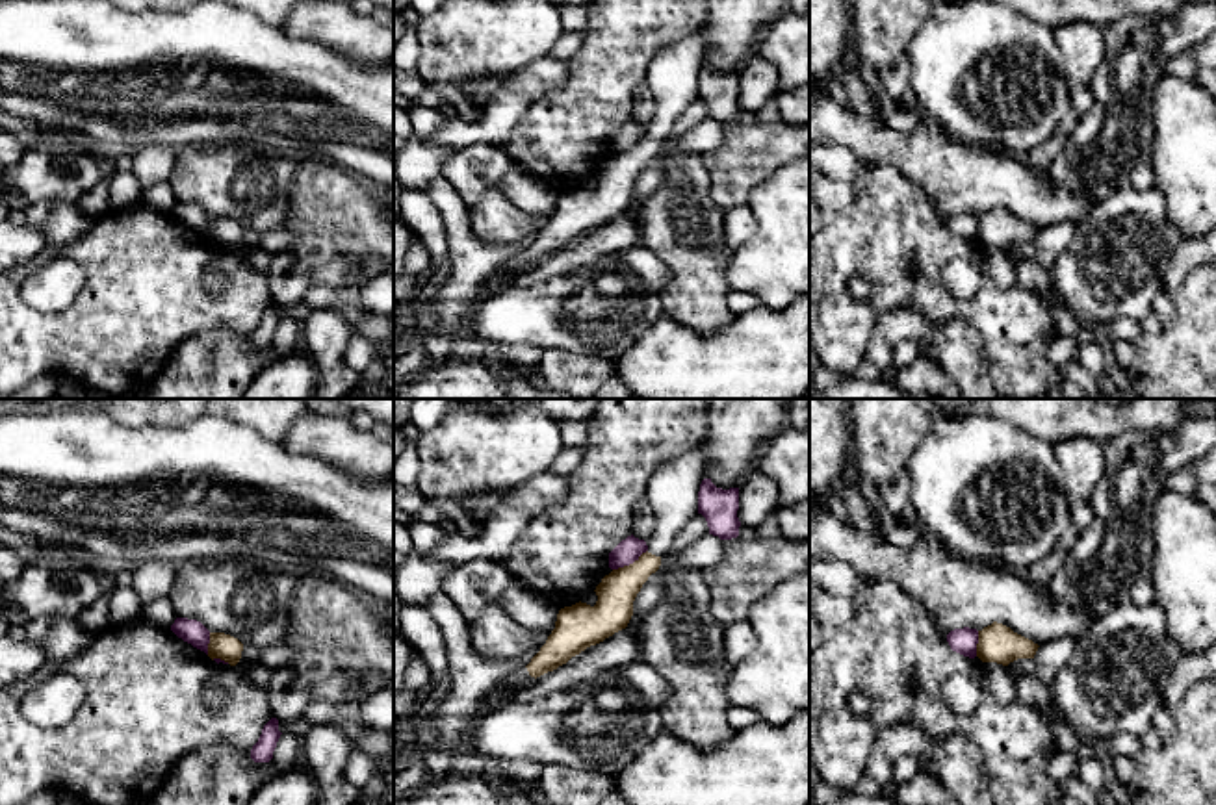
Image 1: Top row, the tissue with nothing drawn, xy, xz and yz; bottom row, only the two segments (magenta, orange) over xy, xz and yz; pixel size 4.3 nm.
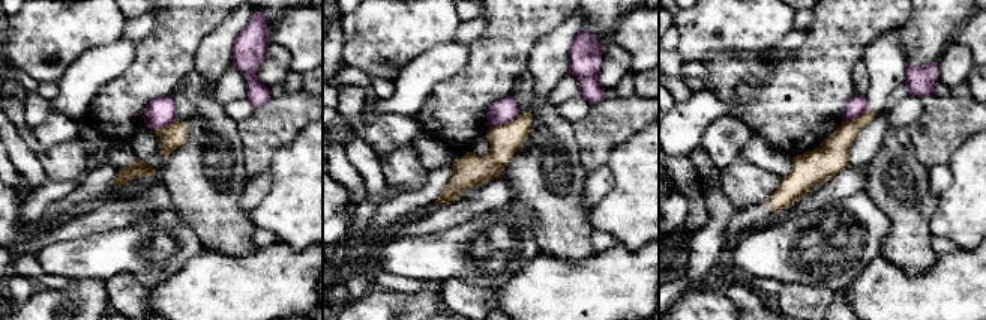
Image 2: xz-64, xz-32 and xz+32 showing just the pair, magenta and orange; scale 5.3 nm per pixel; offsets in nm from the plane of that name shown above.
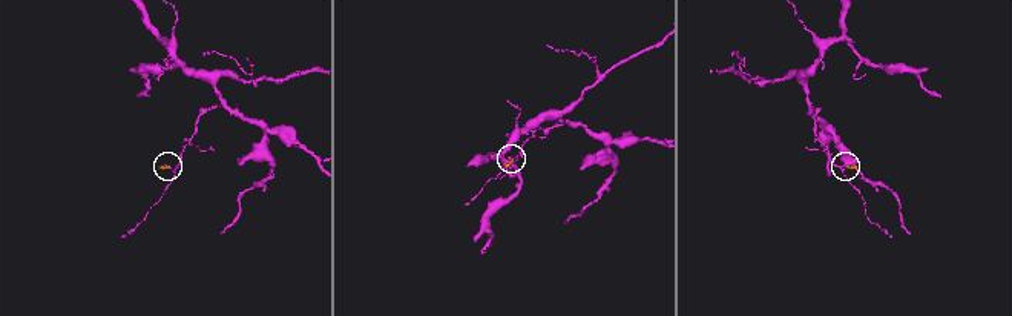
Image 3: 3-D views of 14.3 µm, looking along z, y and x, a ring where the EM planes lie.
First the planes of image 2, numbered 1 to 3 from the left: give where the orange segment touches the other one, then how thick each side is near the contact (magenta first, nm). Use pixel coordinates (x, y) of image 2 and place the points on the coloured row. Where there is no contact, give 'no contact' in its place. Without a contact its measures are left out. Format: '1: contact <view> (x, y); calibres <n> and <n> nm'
1: contact xz-64 (164, 125); calibres 150 and 130 nm
2: contact xz-32 (505, 122); calibres 130 and 170 nm
3: contact xz+32 (854, 117); calibres 100 and 160 nm

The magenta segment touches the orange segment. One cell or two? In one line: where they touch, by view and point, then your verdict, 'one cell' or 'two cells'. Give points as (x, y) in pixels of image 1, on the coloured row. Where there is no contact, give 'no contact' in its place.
meets magenta in xz at (630, 562); two cells

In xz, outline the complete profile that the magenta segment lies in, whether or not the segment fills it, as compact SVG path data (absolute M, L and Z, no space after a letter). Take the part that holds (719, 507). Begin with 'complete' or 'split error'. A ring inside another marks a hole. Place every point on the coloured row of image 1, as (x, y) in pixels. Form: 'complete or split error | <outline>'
complete | M704 479L698 492L698 514L707 521L709 534L720 540L731 540L739 536L741 521L739 510L739 488L722 490L717 488L711 479Z

